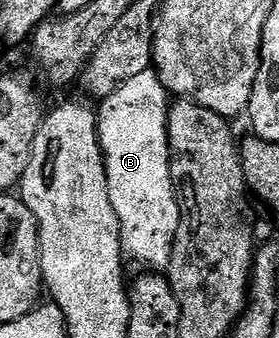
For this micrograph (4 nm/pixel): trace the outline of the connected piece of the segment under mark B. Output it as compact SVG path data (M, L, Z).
M151 68L132 76L132 79L128 80L127 84L122 84L112 96L103 99L96 112L98 139L101 140L108 176L109 200L116 210L117 220L121 226L123 253L150 270L164 270L168 267L171 246L182 219L181 201L171 176L170 137L167 134L169 103L169 91L159 80L157 71Z

